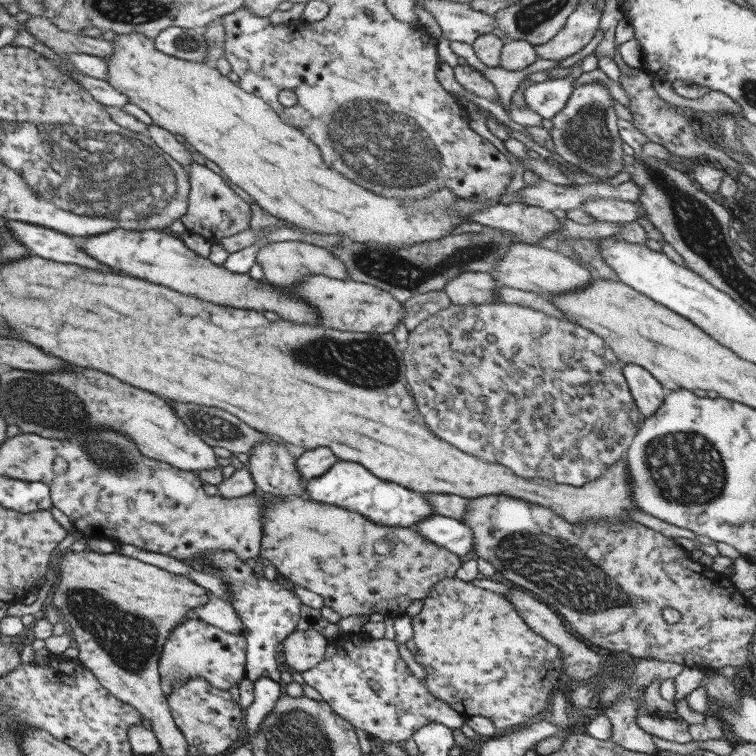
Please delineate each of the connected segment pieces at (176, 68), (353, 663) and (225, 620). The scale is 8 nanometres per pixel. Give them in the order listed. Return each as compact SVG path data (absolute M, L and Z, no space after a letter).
M117 34L113 44L114 53L105 58L107 63L107 83L127 96L129 103L144 110L153 125L164 128L179 138L192 151L211 160L226 174L227 178L245 191L252 202L258 204L267 214L279 220L291 222L299 229L317 234L334 234L346 242L375 242L395 248L405 248L419 242L439 240L451 234L455 226L467 224L469 216L493 206L493 199L471 201L463 197L453 197L451 190L441 186L441 190L429 193L420 199L398 199L375 194L353 184L335 169L327 167L321 159L317 145L313 144L301 131L285 123L263 100L241 90L239 85L219 74L211 64L201 61L185 61L154 50L153 39L145 39L143 34Z
M360 632L342 633L333 643L335 648L333 655L323 658L322 662L310 670L305 670L301 676L303 682L314 688L330 709L353 725L353 728L360 728L367 735L373 735L382 741L401 744L429 721L441 723L451 730L459 729L464 722L463 715L457 714L443 700L431 696L431 692L425 688L425 682L410 673L400 658L393 640L383 637L373 639Z
M205 589L205 594L207 594L207 602L203 606L197 606L191 612L192 616L229 634L241 635L243 623L237 617L237 613L229 605L229 602L215 597L207 589Z

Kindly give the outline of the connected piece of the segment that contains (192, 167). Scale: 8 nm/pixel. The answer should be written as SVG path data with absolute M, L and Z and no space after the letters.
M191 162L184 167L187 170L189 191L185 214L179 216L186 230L199 234L203 238L217 242L218 239L233 236L250 228L251 218L249 204L235 195L225 184L225 181L204 164Z

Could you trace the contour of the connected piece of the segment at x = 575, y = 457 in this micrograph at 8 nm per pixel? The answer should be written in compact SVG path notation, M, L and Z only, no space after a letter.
M507 303L485 304L450 304L443 310L437 311L431 317L425 318L413 330L408 331L407 346L403 351L405 363L405 382L410 386L410 392L415 399L418 412L425 422L426 428L441 441L445 441L454 448L481 458L490 464L499 464L509 468L519 477L545 479L555 484L578 487L605 472L613 462L628 450L634 435L643 422L634 406L630 392L622 375L623 363L618 360L615 353L599 338L597 334L585 330L577 323L569 322L543 312L537 312L526 306Z

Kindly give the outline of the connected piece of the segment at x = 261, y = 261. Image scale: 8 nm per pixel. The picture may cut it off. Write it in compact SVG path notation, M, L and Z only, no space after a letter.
M285 240L283 242L265 244L265 246L261 246L257 250L254 262L261 268L262 279L267 283L275 284L275 286L297 286L305 276L311 276L311 274L319 274L341 280L348 278L345 265L335 258L335 255L331 255L331 252L323 247L306 242Z

